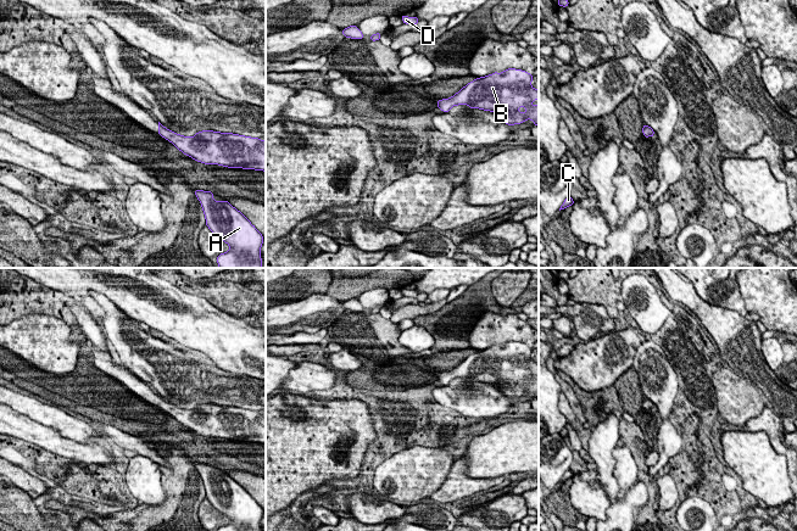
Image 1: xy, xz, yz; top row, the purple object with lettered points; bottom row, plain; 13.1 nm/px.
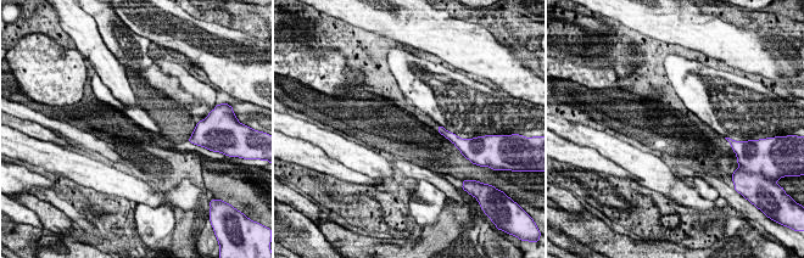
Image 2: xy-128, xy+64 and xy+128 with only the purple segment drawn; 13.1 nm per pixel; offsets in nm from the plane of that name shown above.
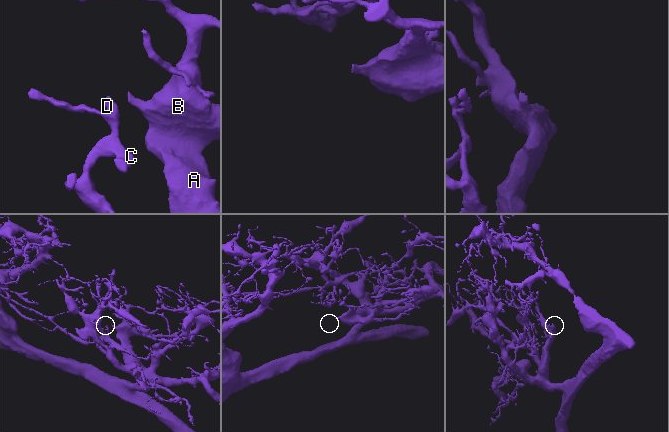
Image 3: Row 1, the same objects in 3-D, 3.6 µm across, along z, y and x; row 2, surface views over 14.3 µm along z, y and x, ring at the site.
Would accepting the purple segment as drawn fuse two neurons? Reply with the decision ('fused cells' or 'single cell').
single cell

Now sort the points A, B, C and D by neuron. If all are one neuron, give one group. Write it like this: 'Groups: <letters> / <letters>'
Groups: A B C D

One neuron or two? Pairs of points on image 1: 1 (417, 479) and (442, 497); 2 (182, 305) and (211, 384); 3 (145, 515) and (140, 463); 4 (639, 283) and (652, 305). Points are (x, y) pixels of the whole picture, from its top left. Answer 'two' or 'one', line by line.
1: two
2: two
3: two
4: one

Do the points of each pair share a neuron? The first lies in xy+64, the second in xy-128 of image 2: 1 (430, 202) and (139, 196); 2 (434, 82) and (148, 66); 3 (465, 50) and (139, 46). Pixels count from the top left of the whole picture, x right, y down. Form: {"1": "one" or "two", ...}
{"1": "two", "2": "one", "3": "two"}

